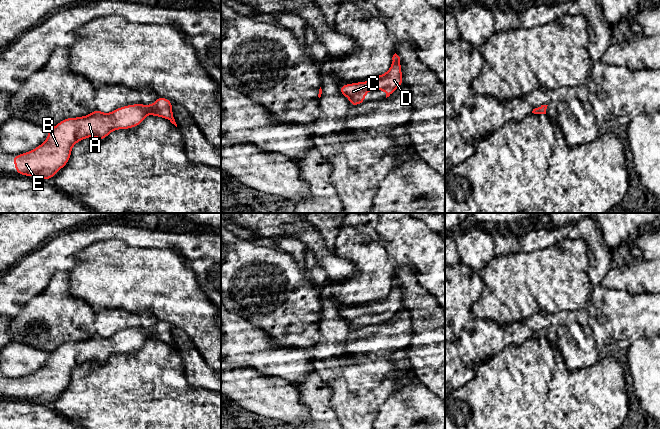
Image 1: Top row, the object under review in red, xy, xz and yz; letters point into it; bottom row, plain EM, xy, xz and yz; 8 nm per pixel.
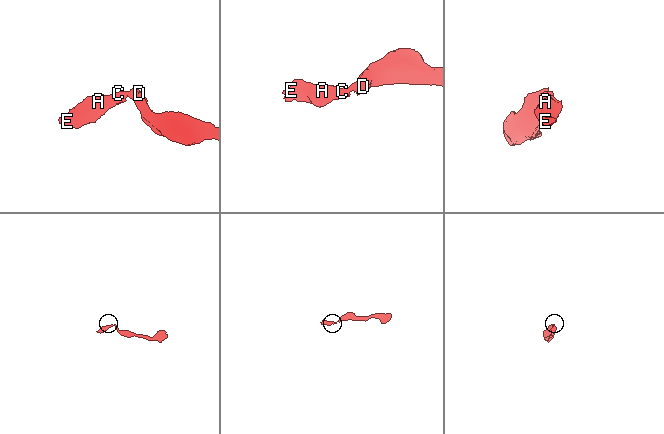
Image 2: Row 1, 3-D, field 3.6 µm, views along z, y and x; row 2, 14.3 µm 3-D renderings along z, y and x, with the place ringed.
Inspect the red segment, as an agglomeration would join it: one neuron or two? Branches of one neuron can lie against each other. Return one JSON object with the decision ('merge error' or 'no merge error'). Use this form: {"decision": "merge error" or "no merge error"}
{"decision": "no merge error"}

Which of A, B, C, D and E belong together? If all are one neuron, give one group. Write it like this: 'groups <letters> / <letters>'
groups A B C D E

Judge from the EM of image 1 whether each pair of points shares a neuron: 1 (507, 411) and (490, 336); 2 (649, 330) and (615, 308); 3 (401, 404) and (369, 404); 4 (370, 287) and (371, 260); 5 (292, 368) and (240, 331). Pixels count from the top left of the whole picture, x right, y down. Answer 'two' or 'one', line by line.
1: two
2: one
3: two
4: one
5: one

